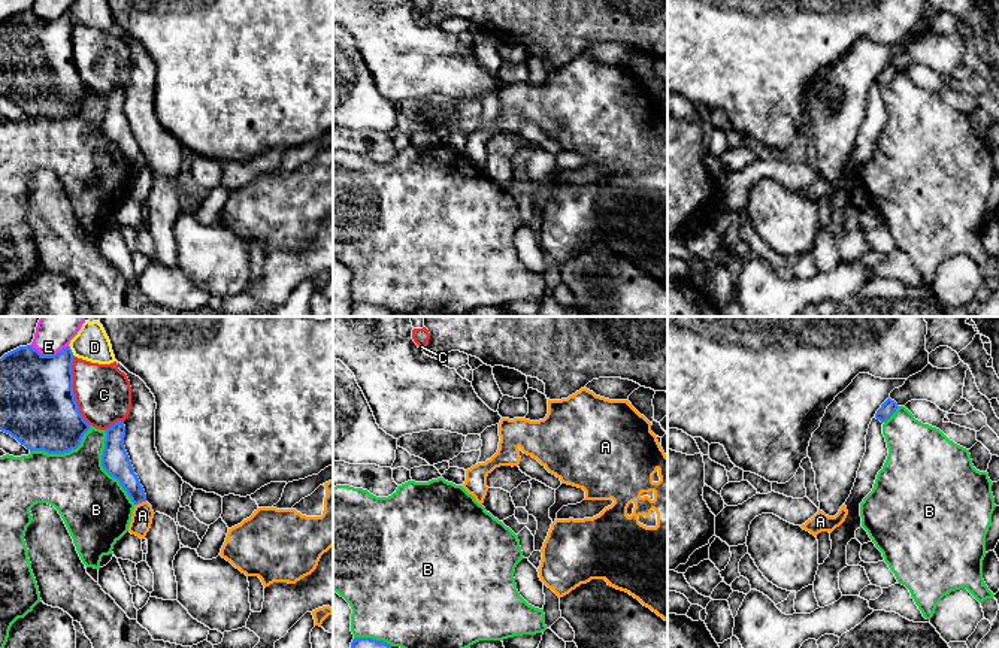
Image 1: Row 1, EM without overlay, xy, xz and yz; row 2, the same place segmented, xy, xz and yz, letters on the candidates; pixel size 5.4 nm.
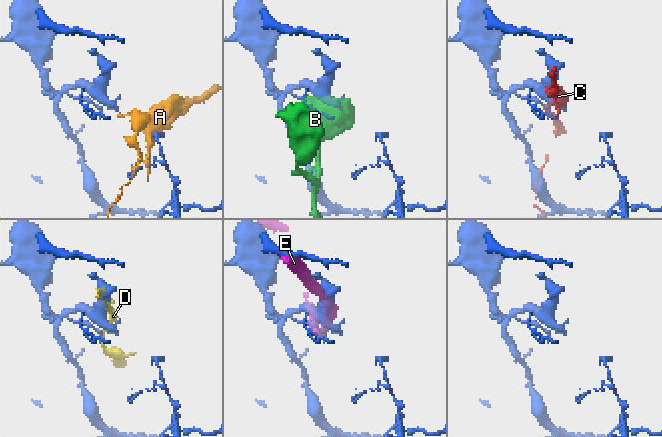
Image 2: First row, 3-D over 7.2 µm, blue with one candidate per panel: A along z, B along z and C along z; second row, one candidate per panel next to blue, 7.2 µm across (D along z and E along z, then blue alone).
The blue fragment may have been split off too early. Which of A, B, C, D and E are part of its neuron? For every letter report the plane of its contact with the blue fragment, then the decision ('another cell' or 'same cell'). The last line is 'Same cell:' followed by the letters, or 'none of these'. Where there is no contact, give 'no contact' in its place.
A: contact in xy; another cell
B: contact in xy; another cell
C: contact in xy; another cell
D: contact in xy; another cell
E: contact in xy; another cell
Same cell: none of these

